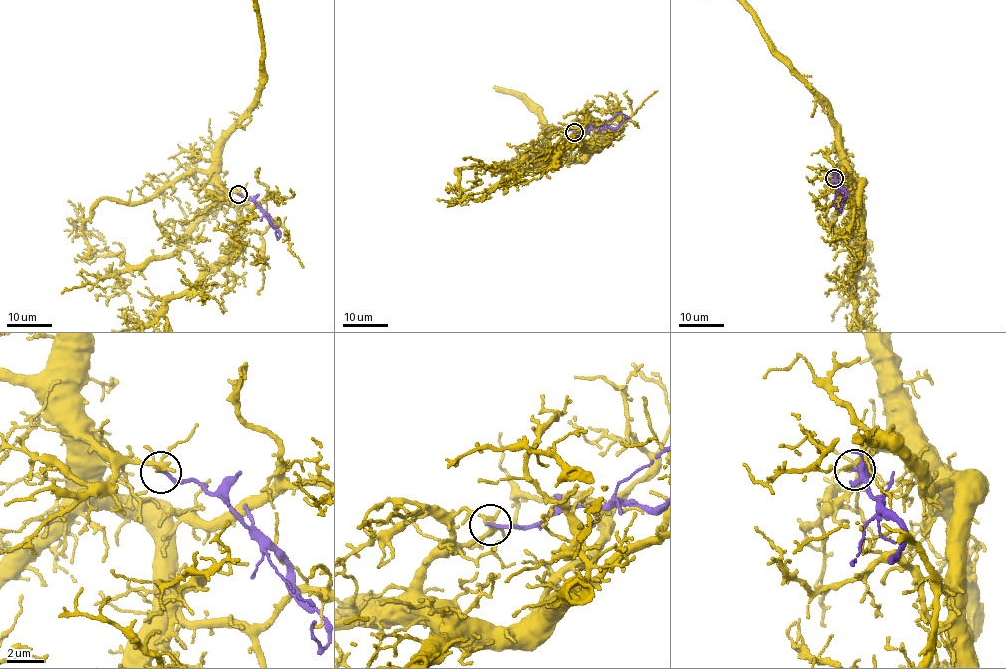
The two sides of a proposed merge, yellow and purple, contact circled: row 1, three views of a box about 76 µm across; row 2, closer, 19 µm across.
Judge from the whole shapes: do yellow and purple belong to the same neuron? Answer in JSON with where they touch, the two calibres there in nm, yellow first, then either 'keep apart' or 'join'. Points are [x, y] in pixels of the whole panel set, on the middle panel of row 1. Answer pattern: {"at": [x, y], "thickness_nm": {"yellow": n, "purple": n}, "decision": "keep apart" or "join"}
{"at": [574, 132], "thickness_nm": {"yellow": 200, "purple": 190}, "decision": "keep apart"}

